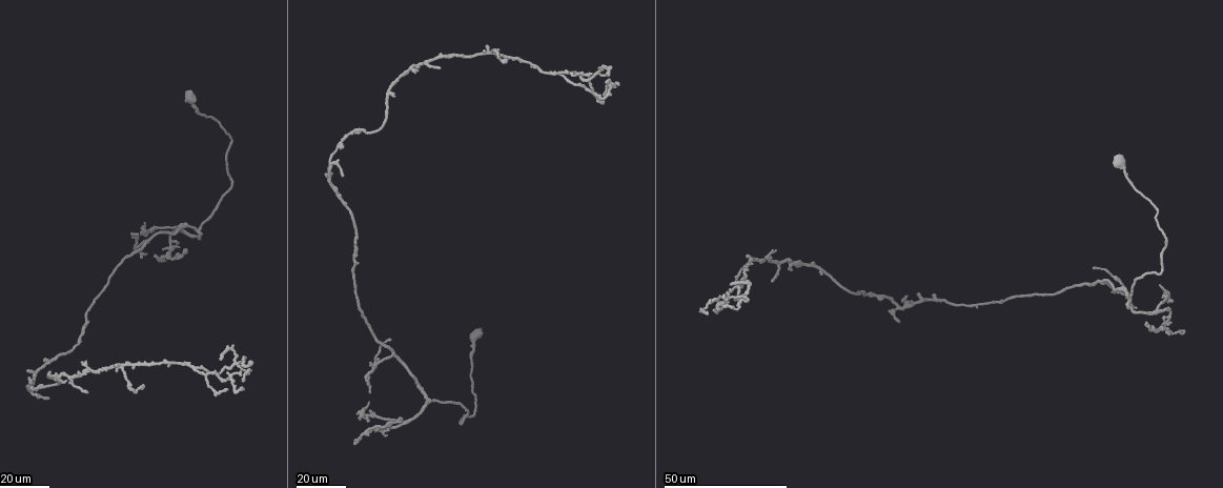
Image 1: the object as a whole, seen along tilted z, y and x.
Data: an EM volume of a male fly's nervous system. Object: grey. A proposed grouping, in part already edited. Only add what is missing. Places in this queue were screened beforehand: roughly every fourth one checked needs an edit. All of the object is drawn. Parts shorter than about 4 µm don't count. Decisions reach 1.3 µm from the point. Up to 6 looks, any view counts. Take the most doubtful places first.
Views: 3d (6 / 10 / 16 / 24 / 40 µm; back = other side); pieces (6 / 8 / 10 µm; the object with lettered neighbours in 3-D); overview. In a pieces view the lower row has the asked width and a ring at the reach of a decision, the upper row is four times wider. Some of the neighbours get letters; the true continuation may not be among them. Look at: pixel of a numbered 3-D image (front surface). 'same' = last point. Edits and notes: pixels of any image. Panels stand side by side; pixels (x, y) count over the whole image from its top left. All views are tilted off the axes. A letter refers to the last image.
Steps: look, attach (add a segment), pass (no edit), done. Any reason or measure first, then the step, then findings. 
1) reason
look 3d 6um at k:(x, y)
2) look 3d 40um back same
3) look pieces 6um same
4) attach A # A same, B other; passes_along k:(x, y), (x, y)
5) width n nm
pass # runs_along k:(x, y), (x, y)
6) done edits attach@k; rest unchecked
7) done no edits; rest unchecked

free end
look 3d 24um at 1:(369, 422)

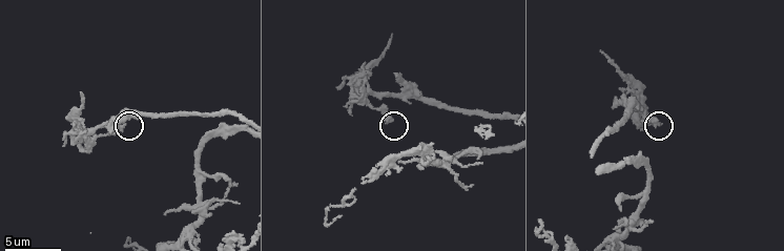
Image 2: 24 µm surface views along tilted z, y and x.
look pieces 8um at 2:(391, 120)

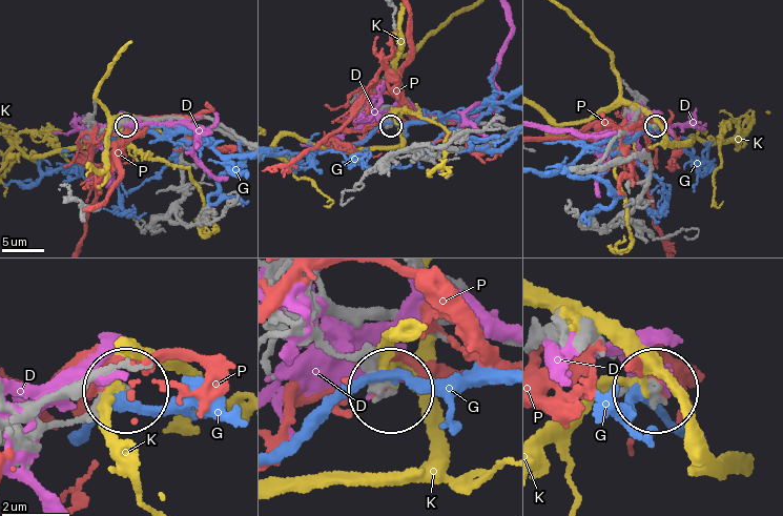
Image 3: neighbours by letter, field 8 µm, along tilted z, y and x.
pass # D other, G other, K other, P other; none of them fits

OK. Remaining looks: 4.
an open end
look 3d 16um at 1:(390, 341)

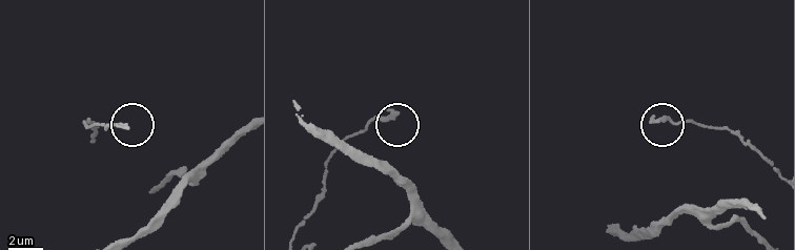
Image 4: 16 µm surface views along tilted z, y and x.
what lies round it
look pieces 8um at 4:(653, 121)

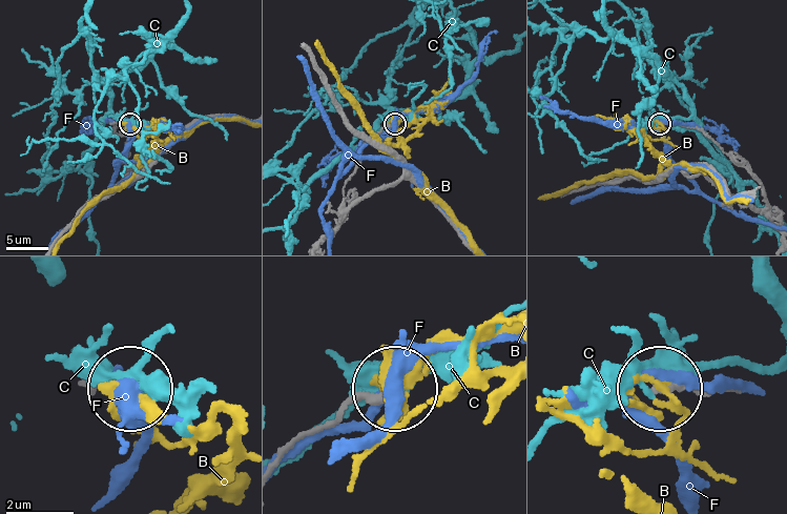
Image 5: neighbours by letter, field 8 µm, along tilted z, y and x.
pass # B other, C other, F other; runs_along 5:(765, 200), (760, 179), (708, 136), (678, 123), (660, 124); none of them fits

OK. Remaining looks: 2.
free end
look pieces 8um at 2:(469, 184)

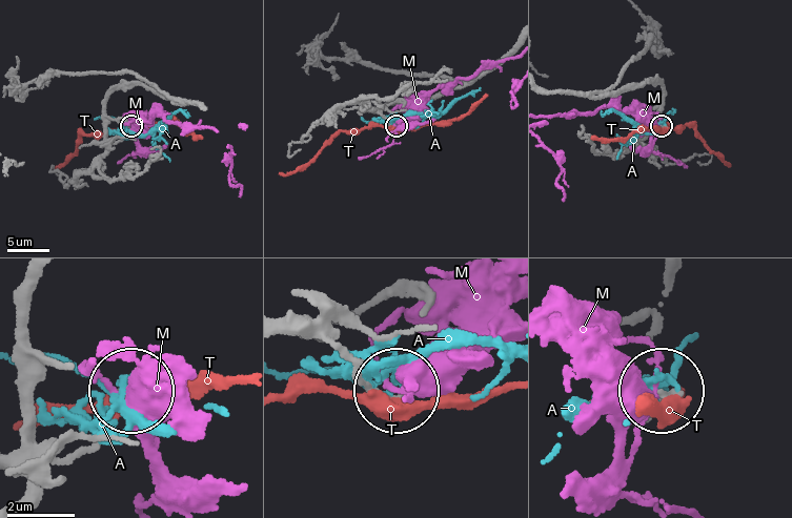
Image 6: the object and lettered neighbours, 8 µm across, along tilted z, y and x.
width 130 nm
pass # A other, M other, T other; none of them fits

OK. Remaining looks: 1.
done no edits; rest unchecked

